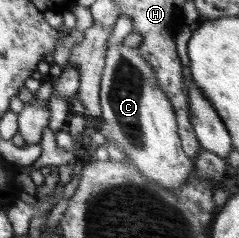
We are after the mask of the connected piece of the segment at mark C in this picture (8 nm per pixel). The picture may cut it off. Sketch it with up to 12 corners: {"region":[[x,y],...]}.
{"region":[[108,47],[103,124],[148,180],[179,190],[195,164],[138,47]]}

